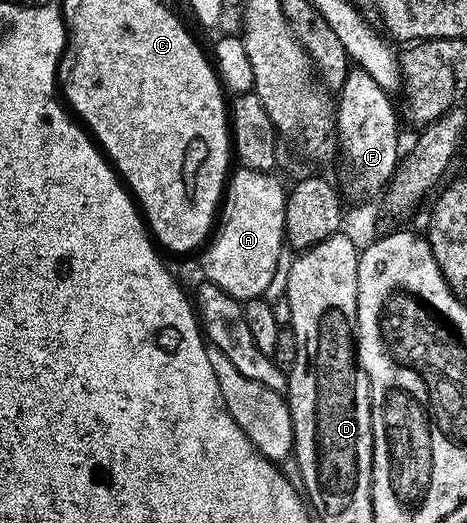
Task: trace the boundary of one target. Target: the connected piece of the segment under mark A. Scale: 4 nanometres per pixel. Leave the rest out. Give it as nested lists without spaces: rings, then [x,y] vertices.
[[[238,168],[230,178],[229,186],[227,189],[227,198],[225,206],[221,211],[221,222],[218,224],[216,233],[212,238],[210,244],[206,246],[206,249],[200,254],[201,257],[201,269],[205,276],[203,276],[208,282],[217,285],[219,288],[230,294],[235,300],[248,303],[253,300],[258,300],[263,296],[266,296],[267,289],[272,285],[279,265],[281,263],[281,257],[283,255],[283,243],[287,241],[287,230],[288,230],[288,192],[285,191],[282,183],[276,178],[277,175],[270,172],[255,171],[251,169]]]

